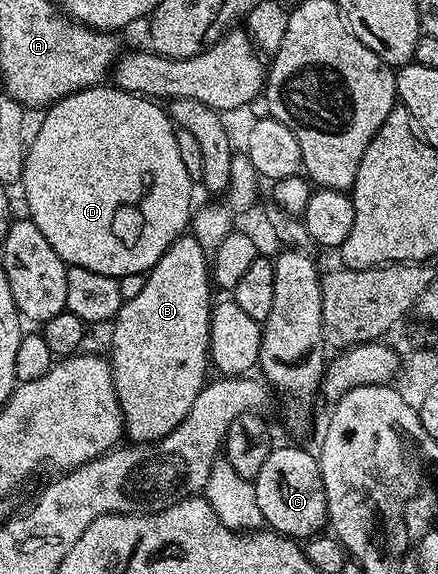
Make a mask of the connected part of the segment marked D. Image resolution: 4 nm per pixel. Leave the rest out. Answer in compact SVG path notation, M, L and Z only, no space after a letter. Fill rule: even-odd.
M102 83L67 95L44 110L45 118L42 119L33 141L31 137L25 151L25 166L19 189L25 192L25 205L29 208L28 220L33 221L35 227L39 227L39 231L43 231L47 243L55 247L55 255L62 257L66 266L87 267L87 271L99 271L99 275L118 279L136 273L147 274L167 249L175 243L177 237L186 232L191 221L189 204L193 201L195 181L187 175L187 167L183 167L183 159L179 156L177 129L169 118L168 112L157 105L160 104L156 100L142 97L140 93L128 93L112 83Z

